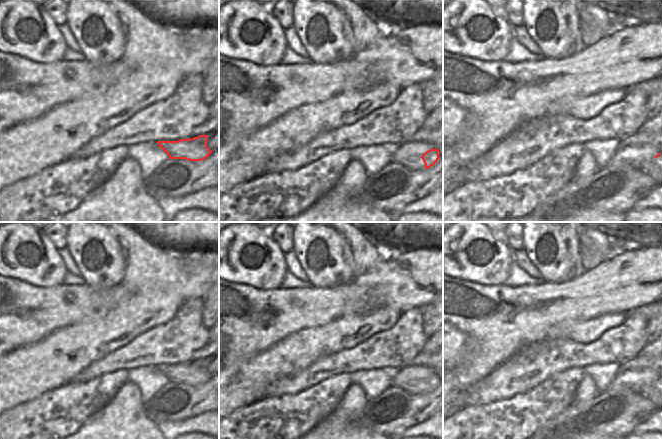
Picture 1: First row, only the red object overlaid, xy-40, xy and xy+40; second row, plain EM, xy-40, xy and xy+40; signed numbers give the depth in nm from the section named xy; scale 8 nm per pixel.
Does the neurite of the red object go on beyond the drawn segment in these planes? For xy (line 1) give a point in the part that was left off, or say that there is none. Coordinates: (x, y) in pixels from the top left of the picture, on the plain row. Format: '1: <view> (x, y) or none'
1: none

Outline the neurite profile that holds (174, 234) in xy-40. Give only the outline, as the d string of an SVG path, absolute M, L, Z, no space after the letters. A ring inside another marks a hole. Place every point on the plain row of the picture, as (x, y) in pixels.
M136 222L148 238L170 247L219 245L219 222Z

